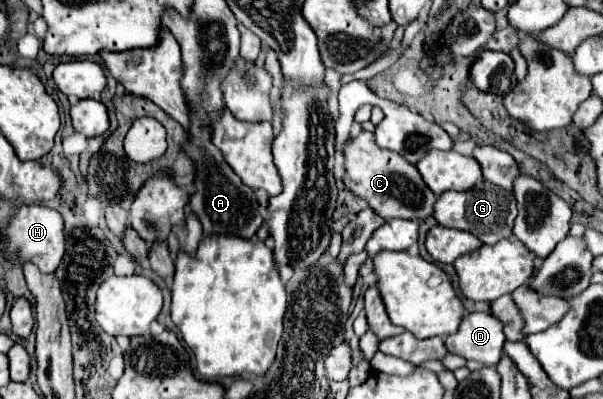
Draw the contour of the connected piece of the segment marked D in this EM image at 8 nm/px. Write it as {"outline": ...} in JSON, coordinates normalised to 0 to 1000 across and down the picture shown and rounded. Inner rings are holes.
{"outline":[[[781,782],[768,792],[761,827],[738,847],[738,867],[748,887],[801,907],[804,917],[821,917],[831,902],[837,887],[834,862],[834,817],[811,782]]]}

